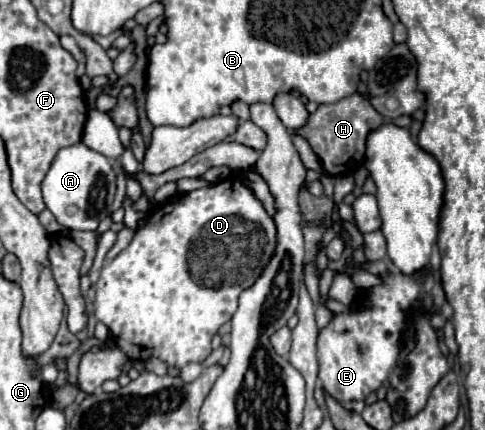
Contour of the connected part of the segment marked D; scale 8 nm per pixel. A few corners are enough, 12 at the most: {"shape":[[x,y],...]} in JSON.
{"shape":[[243,177],[157,205],[95,319],[179,377],[277,247]]}

